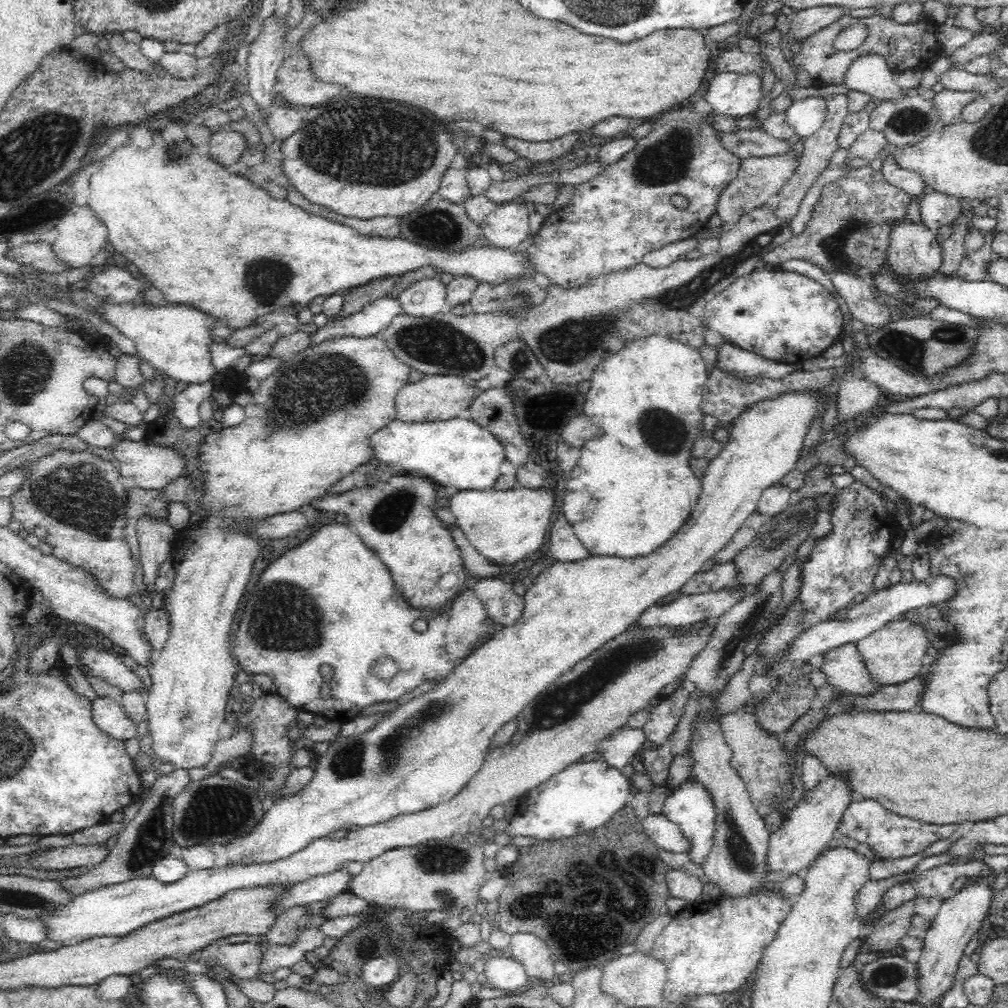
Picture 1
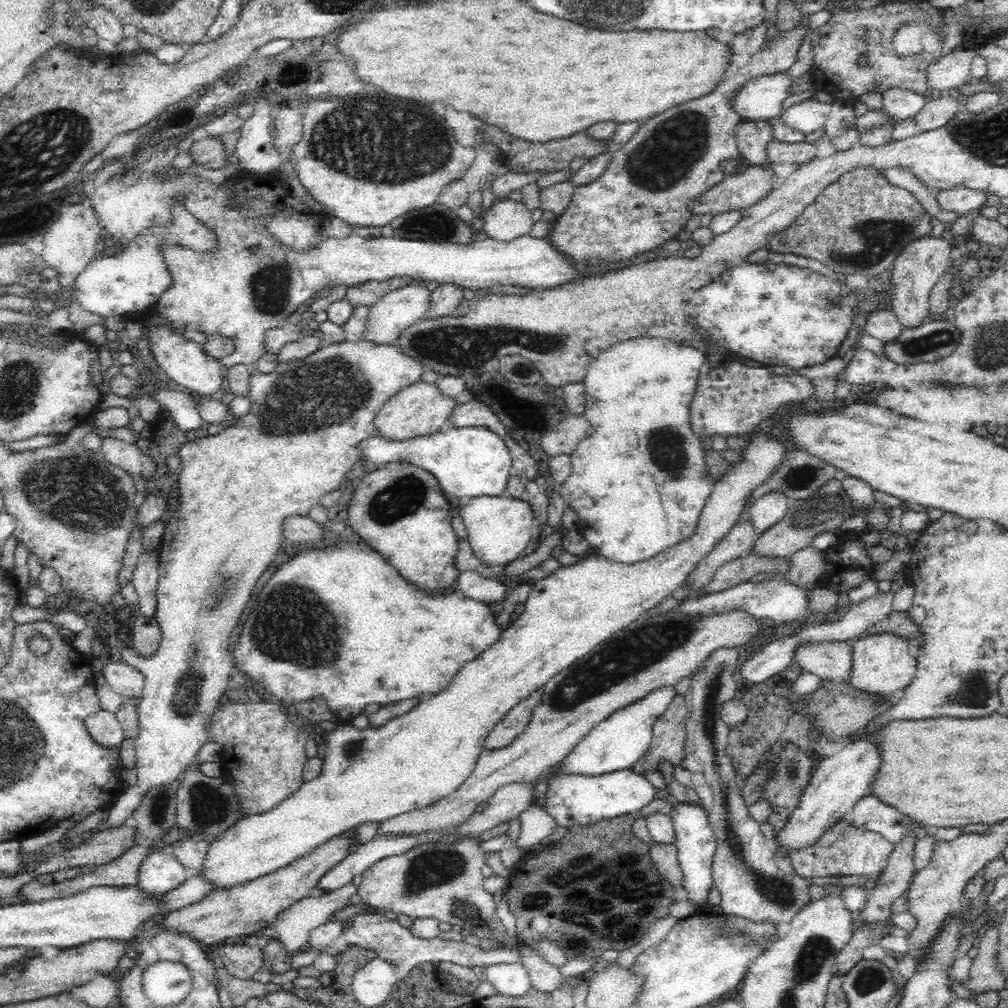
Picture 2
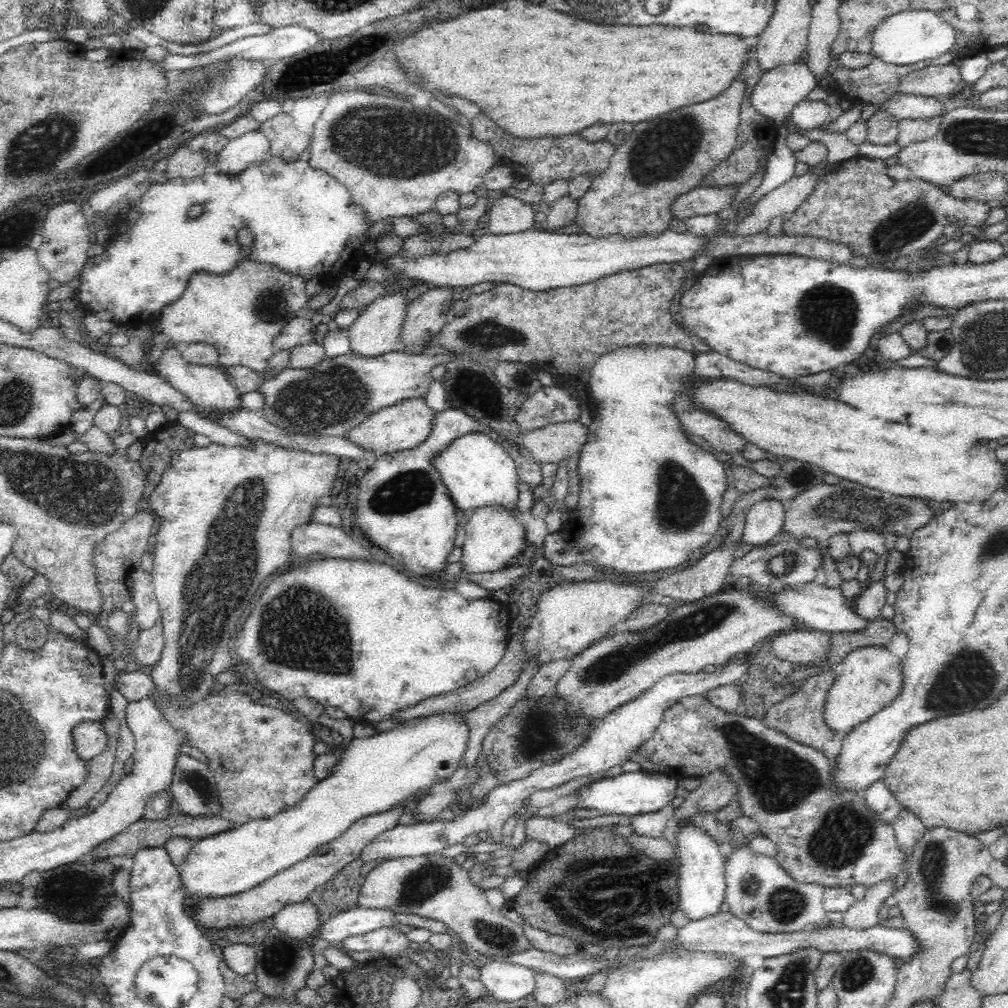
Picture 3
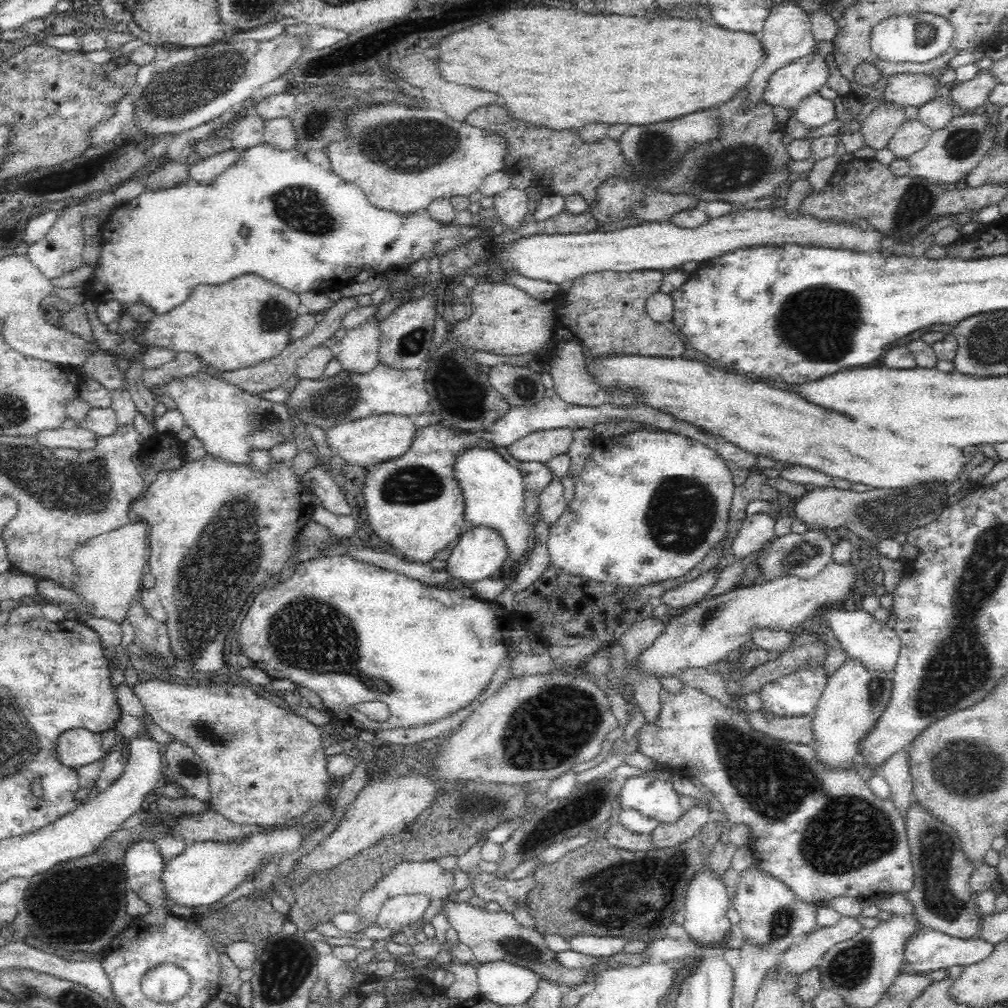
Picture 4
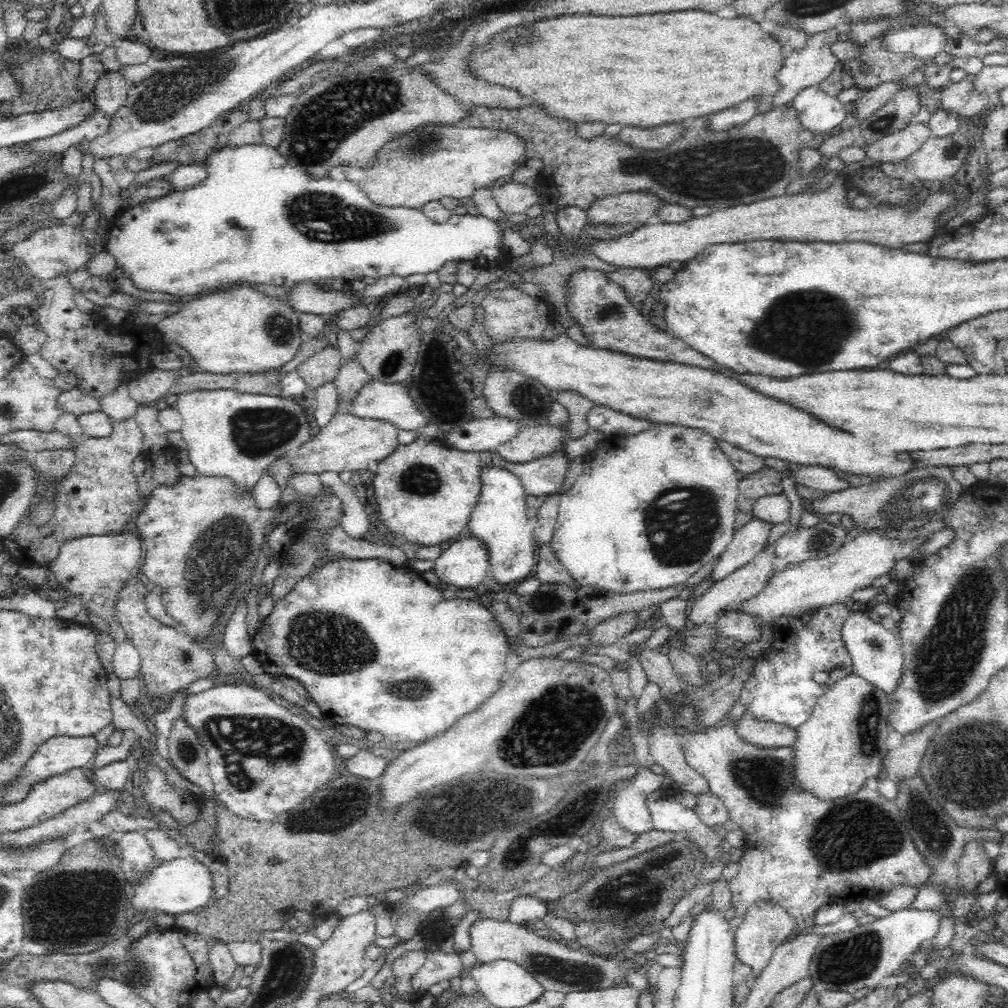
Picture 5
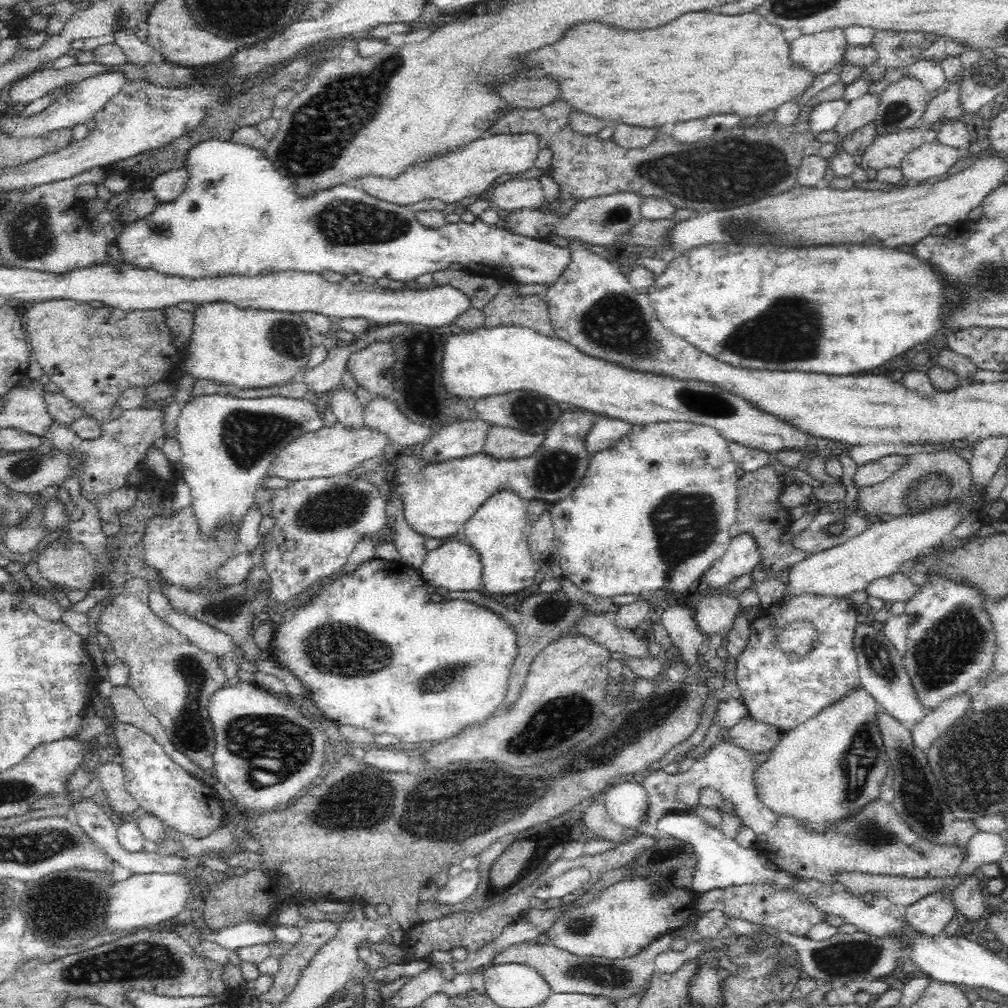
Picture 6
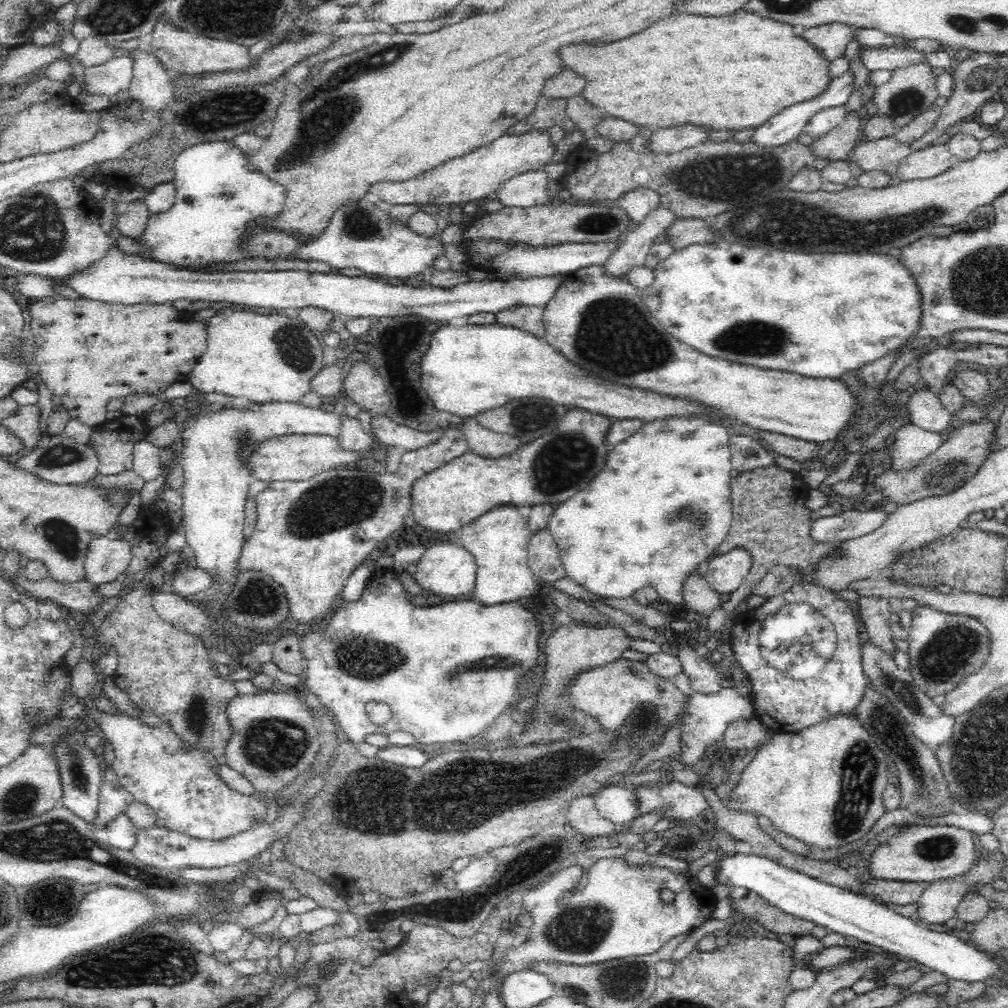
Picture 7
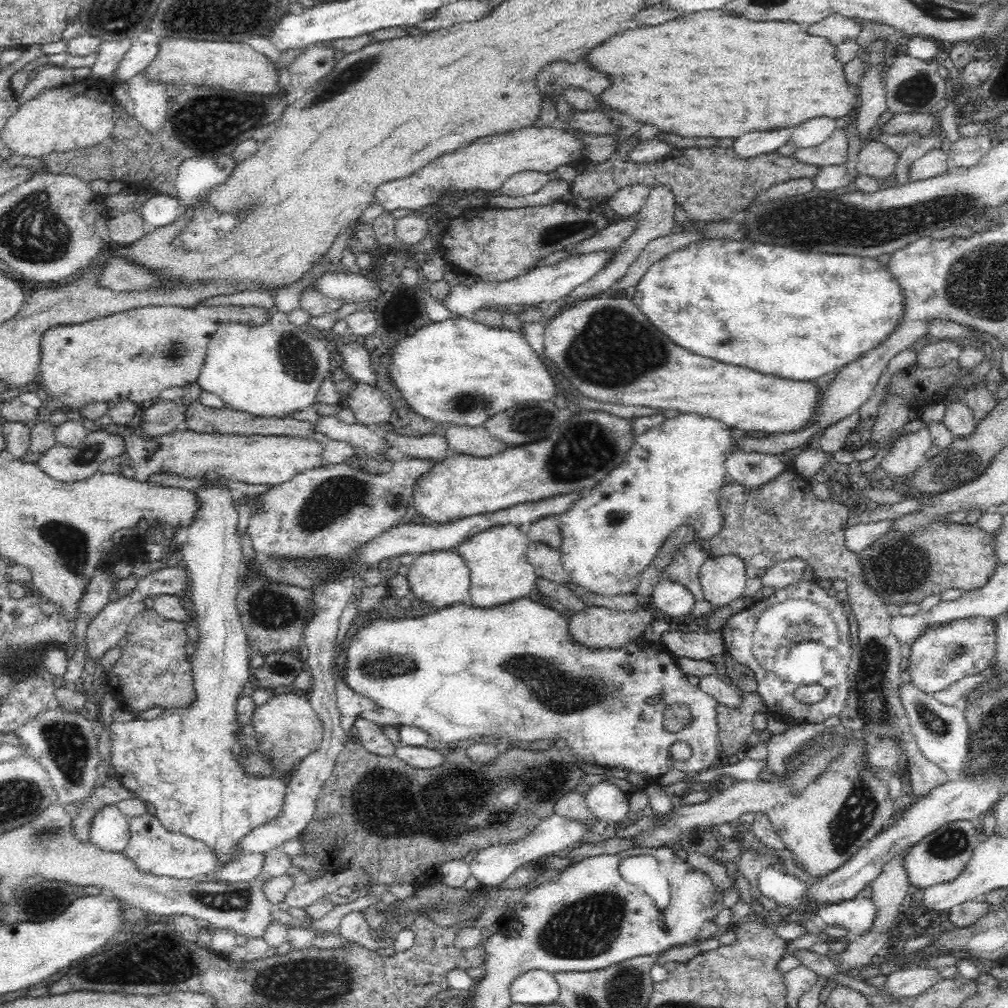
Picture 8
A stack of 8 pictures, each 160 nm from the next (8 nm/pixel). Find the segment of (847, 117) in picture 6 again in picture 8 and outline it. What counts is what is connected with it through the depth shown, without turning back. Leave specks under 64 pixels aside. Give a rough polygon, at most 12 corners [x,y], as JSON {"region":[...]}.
{"region":[[842,124],[812,148],[791,154],[794,161],[820,168],[845,165],[848,137]]}

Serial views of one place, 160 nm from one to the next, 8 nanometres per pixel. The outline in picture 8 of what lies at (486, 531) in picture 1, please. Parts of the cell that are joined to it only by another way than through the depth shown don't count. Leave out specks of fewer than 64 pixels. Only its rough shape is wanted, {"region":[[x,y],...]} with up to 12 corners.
{"region":[[456,550],[415,556],[409,597],[432,611],[468,601],[469,570]]}

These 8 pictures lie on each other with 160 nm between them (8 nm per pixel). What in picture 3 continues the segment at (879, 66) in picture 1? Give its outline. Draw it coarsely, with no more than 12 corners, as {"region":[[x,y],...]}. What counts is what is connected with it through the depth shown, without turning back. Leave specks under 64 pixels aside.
{"region":[[897,92],[881,107],[898,120],[947,113],[941,97]]}

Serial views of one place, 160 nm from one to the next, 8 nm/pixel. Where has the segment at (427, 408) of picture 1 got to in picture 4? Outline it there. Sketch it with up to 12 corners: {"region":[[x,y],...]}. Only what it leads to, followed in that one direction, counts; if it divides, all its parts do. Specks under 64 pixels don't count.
{"region":[[376,415],[332,425],[325,440],[364,468],[402,456],[413,419]]}

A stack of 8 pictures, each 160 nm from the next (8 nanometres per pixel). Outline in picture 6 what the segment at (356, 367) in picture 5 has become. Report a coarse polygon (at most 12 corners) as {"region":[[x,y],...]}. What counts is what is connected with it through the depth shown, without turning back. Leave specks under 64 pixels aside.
{"region":[[342,385],[330,408],[346,430],[365,426],[365,407]]}

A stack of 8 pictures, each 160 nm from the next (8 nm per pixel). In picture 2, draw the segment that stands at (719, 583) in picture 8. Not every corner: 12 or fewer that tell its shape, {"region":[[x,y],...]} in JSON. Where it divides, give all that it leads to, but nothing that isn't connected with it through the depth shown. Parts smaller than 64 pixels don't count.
{"region":[[770,492],[752,502],[757,538],[778,524],[789,499]]}

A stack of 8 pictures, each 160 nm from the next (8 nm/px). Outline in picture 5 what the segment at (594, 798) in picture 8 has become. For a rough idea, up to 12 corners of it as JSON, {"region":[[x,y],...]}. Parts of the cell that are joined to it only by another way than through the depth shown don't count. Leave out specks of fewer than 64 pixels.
{"region":[[640,770],[613,790],[613,815],[626,832],[653,829],[646,802],[668,775]]}

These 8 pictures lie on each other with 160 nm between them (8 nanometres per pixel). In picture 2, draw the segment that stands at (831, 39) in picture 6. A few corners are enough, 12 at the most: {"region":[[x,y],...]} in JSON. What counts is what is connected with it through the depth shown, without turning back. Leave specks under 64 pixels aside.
{"region":[[796,77],[754,78],[734,98],[744,120],[778,121]]}

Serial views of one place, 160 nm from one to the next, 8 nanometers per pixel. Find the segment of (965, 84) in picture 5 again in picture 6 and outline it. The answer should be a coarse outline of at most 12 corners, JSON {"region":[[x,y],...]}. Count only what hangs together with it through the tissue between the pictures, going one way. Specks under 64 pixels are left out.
{"region":[[956,80],[932,98],[919,126],[929,129],[963,114]]}

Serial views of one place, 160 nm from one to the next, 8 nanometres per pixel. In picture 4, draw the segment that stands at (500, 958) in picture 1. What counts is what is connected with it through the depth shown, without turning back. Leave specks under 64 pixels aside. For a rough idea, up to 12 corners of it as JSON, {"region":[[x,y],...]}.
{"region":[[495,960],[476,965],[479,994],[518,1006],[541,978]]}

